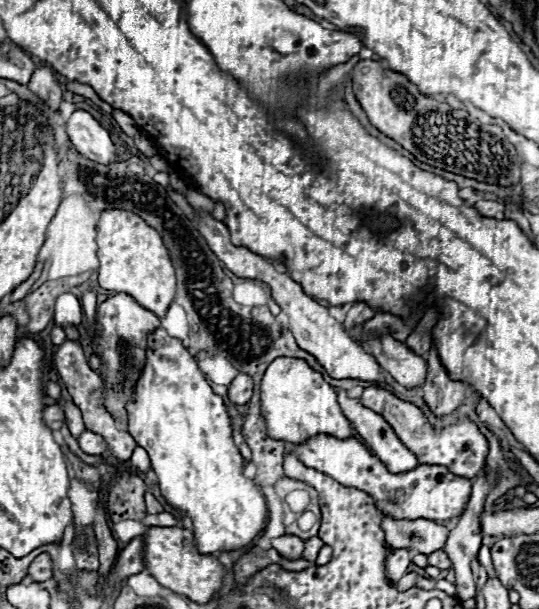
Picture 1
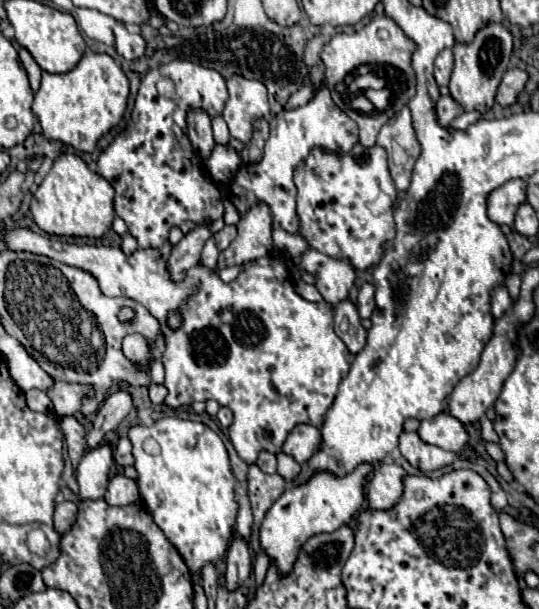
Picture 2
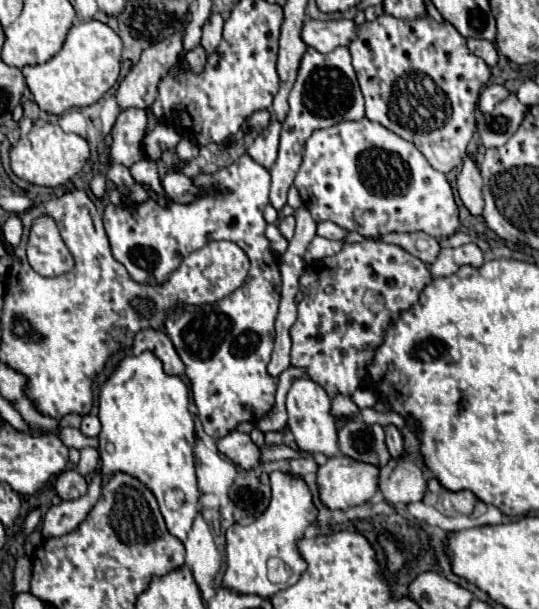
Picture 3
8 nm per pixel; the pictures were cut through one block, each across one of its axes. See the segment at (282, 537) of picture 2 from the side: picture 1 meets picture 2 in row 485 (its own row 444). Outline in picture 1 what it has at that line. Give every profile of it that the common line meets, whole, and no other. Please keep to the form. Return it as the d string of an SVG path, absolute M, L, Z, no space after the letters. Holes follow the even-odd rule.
M326 434L310 438L306 442L294 445L293 452L305 466L324 472L344 486L352 486L370 494L376 502L376 508L382 514L390 514L396 520L450 520L462 514L470 496L470 480L456 478L456 474L444 470L444 466L416 466L416 470L392 474L362 442L356 438L338 440Z

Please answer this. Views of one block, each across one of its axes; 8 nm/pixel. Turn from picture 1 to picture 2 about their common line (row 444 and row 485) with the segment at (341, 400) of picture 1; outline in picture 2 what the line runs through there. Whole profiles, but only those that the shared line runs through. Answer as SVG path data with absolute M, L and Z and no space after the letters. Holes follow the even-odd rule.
M380 464L368 480L368 502L376 510L388 510L404 492L406 470L398 464Z

